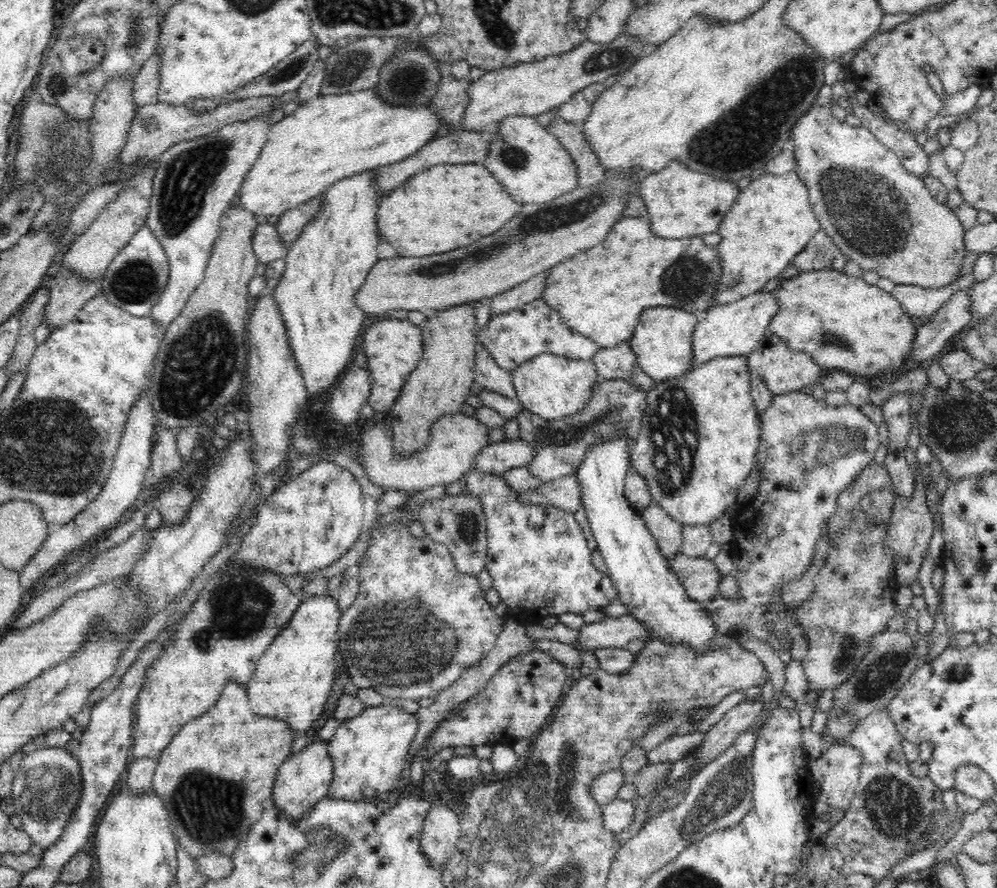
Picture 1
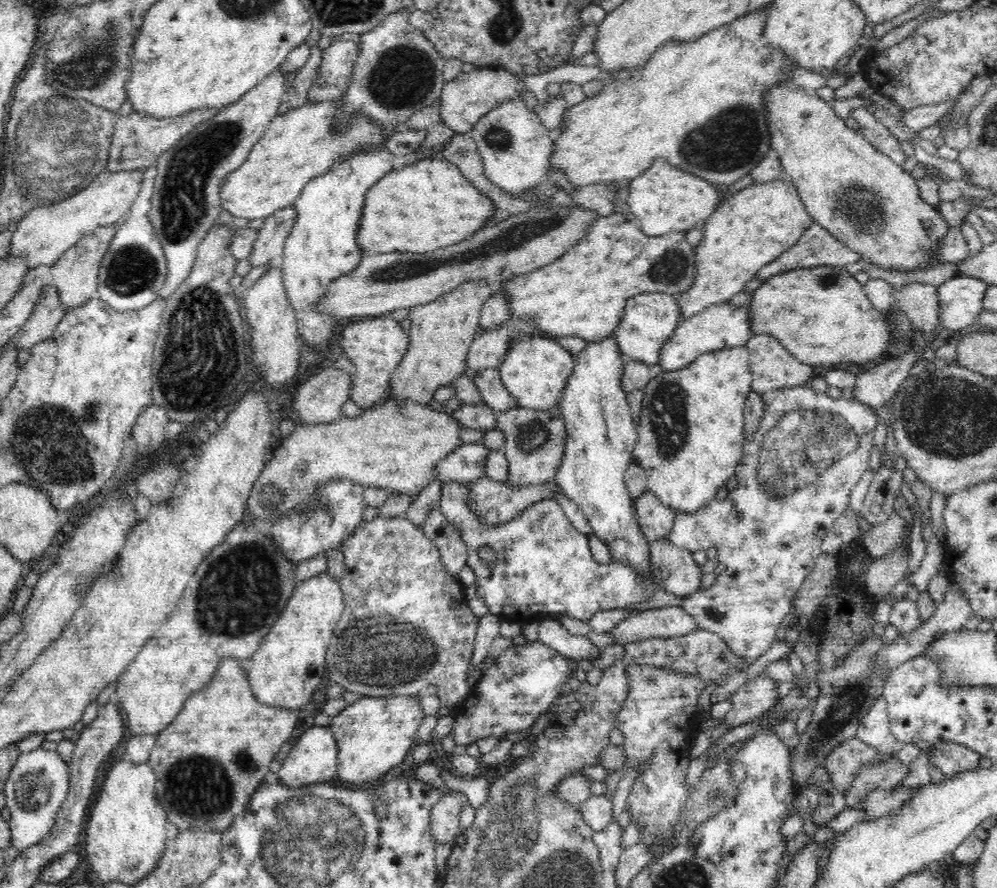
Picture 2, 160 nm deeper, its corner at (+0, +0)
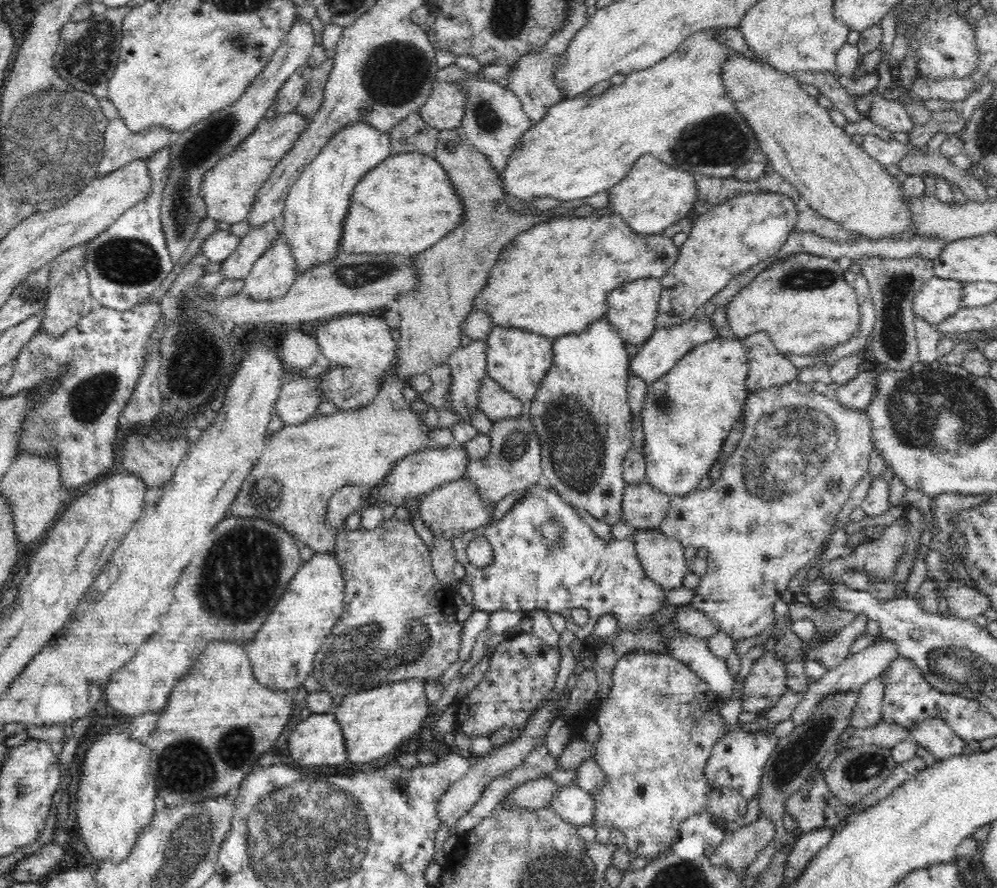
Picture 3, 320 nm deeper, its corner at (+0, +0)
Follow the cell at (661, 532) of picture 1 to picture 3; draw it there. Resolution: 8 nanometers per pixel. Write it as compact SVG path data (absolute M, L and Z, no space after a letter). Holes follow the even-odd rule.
M646 481L626 484L622 502L624 522L632 529L656 529L664 523L670 510L671 496L654 489Z

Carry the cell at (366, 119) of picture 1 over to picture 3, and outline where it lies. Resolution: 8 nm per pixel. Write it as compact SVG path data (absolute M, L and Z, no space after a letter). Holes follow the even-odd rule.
M297 112L262 120L256 130L242 141L236 150L222 157L212 169L207 170L200 185L200 196L207 208L207 216L219 222L236 224L246 220L252 210L258 189L264 184L272 169L292 148L296 140L308 130L311 117Z

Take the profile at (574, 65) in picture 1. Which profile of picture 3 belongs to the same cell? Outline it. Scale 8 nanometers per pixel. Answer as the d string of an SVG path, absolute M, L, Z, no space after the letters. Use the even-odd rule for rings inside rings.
M436 81L428 100L419 108L428 126L440 130L461 128L464 116L465 92L459 83Z

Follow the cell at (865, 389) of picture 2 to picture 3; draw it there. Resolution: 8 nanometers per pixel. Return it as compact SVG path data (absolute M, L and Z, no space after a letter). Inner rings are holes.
M867 367L859 372L856 378L840 385L831 396L846 408L865 410L871 403L875 391L875 378L881 369L881 367L875 369Z

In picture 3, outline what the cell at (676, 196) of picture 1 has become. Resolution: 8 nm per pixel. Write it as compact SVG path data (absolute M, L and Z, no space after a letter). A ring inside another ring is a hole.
M643 154L636 159L630 172L607 190L611 214L619 214L626 224L640 235L656 235L692 214L697 200L696 181L692 174L678 170L653 154Z

